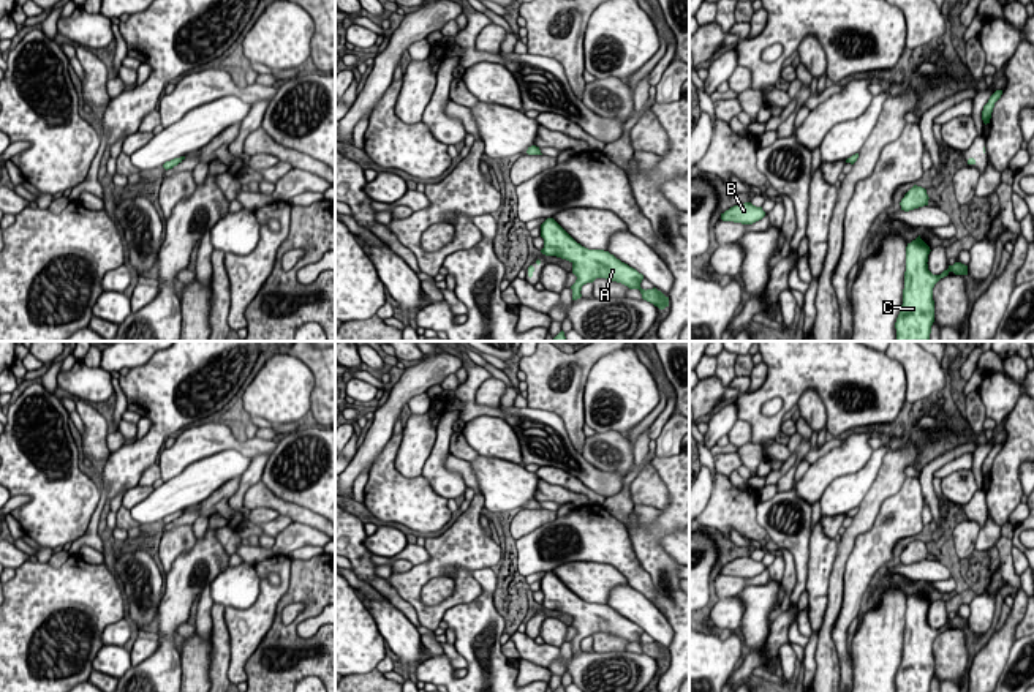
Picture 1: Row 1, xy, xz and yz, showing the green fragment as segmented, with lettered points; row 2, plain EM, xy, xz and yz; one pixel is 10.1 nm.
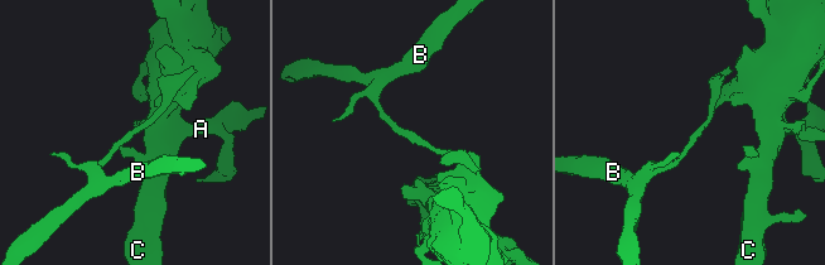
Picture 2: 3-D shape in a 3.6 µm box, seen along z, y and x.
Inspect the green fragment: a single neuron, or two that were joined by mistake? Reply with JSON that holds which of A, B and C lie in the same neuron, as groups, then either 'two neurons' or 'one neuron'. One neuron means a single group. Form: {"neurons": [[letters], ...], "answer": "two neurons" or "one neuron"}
{"neurons": [["A", "C"], ["B"]], "answer": "two neurons"}

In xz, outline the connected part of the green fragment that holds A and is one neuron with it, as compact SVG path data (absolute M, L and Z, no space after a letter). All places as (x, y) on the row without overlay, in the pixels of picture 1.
M547 572L541 578L541 591L544 592L545 610L557 610L572 618L572 627L577 630L571 640L572 654L582 651L582 640L593 637L596 632L606 632L628 640L629 643L639 643L642 653L653 657L659 664L669 660L669 651L666 651L656 641L642 643L640 637L643 629L628 618L617 613L613 608L604 604L588 604L577 597L553 572Z

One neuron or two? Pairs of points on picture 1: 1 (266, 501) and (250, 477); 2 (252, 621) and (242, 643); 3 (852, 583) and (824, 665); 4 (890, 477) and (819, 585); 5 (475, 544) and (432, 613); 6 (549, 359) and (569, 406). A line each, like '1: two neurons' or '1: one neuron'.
1: two neurons
2: one neuron
3: two neurons
4: two neurons
5: one neuron
6: one neuron

